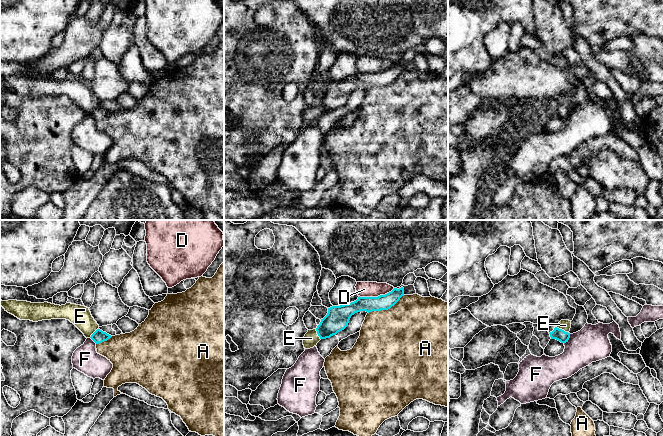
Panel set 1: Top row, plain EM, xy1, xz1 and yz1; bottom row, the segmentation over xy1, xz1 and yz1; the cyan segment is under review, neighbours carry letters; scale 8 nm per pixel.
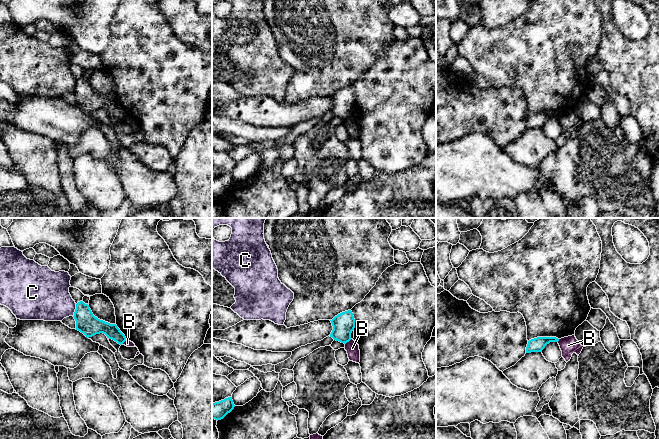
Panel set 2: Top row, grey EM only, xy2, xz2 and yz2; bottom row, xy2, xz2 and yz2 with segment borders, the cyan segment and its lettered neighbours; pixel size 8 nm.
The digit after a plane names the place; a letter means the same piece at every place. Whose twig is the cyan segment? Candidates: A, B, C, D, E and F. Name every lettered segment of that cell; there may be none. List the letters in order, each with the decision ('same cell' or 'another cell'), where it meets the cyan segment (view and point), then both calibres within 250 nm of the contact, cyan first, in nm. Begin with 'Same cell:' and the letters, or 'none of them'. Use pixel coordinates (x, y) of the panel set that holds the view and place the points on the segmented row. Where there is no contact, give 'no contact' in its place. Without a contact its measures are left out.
Same cell: E
A: another cell | xz1 (386, 309) | 130/500 nm
B: another cell | xz2 (348, 341) | 180/110 nm
C: another cell | xy2 (75, 310) | 170/360 nm
D: another cell | xz1 (376, 297) | 130/130 nm
E: same cell | yz1 (561, 329) | 90/90 nm
F: another cell | yz1 (568, 339) | 90/280 nm

